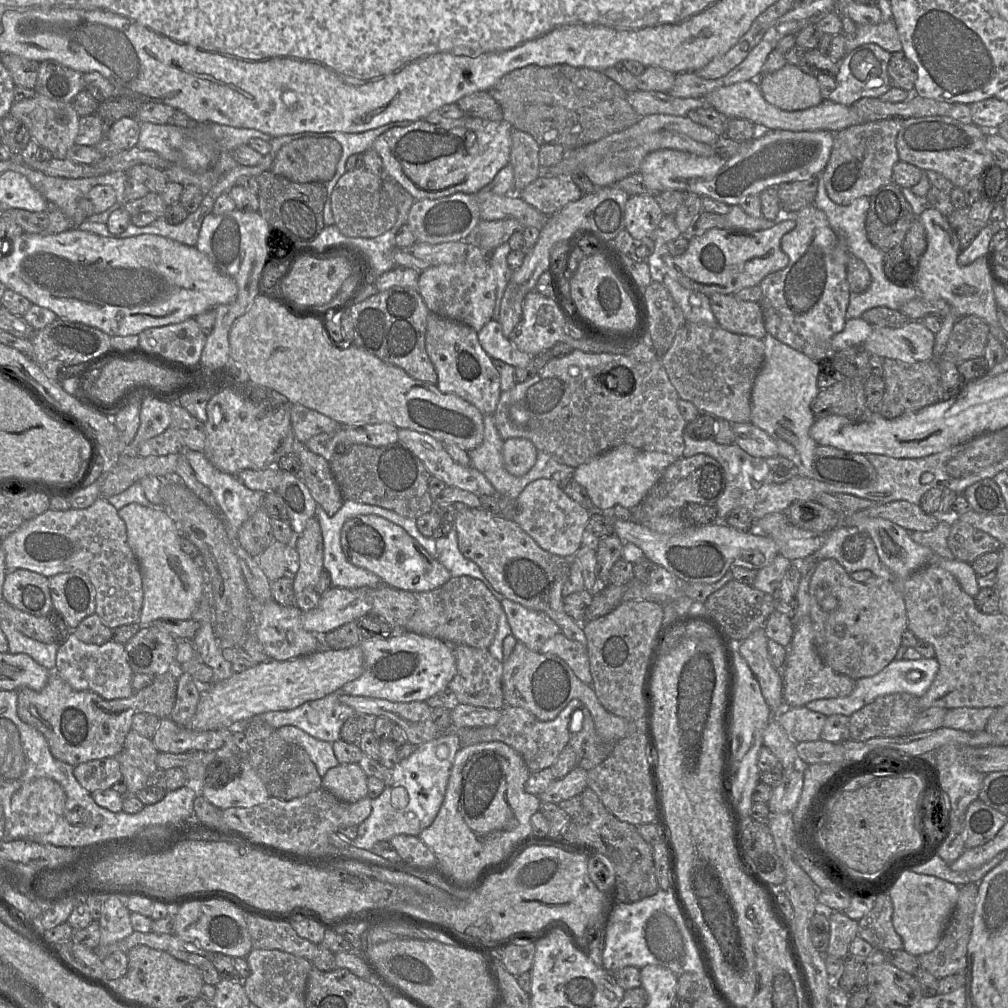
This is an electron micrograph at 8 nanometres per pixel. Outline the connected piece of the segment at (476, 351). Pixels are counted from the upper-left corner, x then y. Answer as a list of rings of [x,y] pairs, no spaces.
[[[430,312],[425,343],[438,376],[438,389],[442,393],[461,397],[474,405],[484,416],[494,414],[501,394],[500,375],[493,359],[480,345],[477,332],[465,324]]]

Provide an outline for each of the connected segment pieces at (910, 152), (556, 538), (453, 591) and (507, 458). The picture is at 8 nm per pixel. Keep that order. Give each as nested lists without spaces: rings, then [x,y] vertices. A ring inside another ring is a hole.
[[[928,116],[904,119],[896,146],[899,160],[923,171],[933,170],[962,189],[995,159],[986,148],[985,140],[986,131],[974,124],[962,124],[948,116]]]
[[[537,479],[529,483],[516,499],[516,515],[514,521],[527,533],[543,550],[554,555],[571,559],[582,546],[582,534],[586,530],[590,511],[571,499],[553,480]]]
[[[465,575],[452,577],[437,589],[415,595],[418,608],[405,623],[404,631],[438,638],[450,645],[488,649],[492,644],[503,608],[482,581]]]
[[[526,438],[504,440],[502,457],[505,469],[514,476],[525,475],[536,463],[537,448]]]

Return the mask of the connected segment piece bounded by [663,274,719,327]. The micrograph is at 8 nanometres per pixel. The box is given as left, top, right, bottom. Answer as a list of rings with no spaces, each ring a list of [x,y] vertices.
[[[668,274],[664,275],[663,284],[681,308],[687,322],[712,327],[719,325],[707,295],[685,288]]]

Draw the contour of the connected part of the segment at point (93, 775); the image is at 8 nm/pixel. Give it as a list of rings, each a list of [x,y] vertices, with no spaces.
[[[115,757],[79,764],[73,768],[73,774],[89,793],[110,789],[122,778],[120,763]]]

